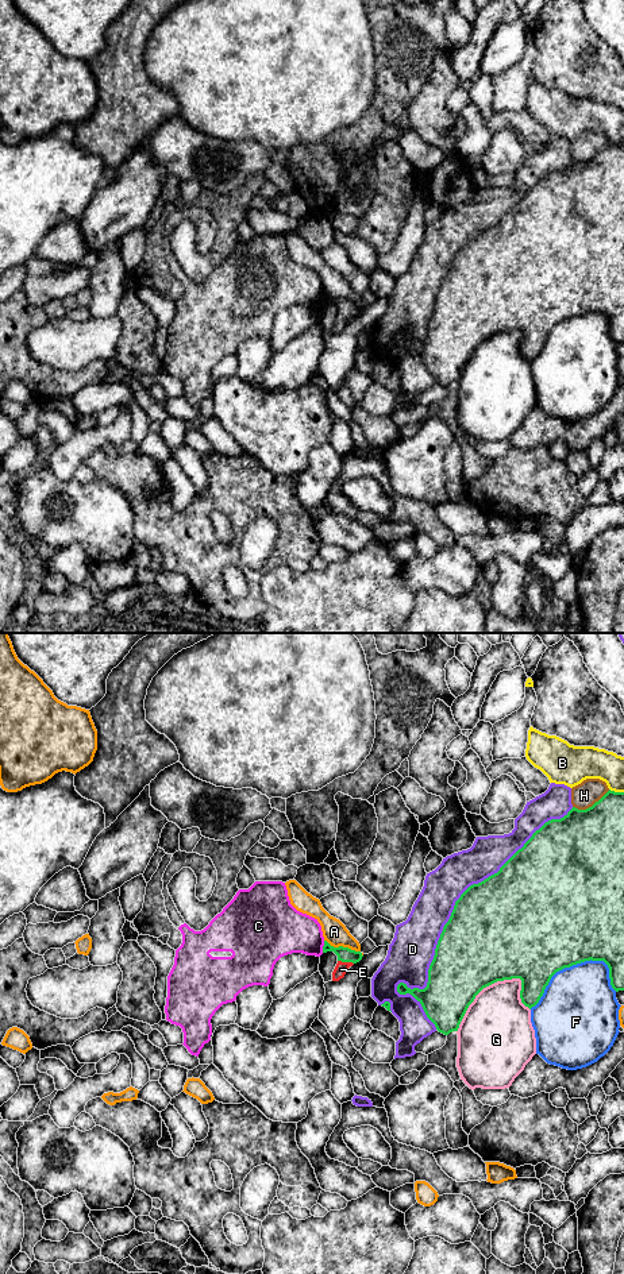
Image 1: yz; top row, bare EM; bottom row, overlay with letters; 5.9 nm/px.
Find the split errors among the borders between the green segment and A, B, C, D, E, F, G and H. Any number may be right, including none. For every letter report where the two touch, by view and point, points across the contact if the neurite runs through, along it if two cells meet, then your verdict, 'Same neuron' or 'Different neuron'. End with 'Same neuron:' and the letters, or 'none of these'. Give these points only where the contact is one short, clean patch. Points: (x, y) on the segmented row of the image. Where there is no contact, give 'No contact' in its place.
A: Touches green at yz (345, 948). Different neuron
B: Touches green at yz (616, 792). Different neuron
C: Touches green at yz (323, 946). Different neuron
D: Touches green at yz (445, 925). Different neuron
E: Touches green at yz (346, 961). Path across: yz (345, 954), (346, 961), (341, 969). Same neuron
F: Touches green at yz (563, 968). Different neuron
G: Touches green at yz (481, 989). Different neuron
H: Touches green at yz (592, 806). Different neuron
Same neuron: E

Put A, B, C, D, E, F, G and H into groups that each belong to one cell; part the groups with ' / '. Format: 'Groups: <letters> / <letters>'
Groups: A / B / C / D / E / F / G / H

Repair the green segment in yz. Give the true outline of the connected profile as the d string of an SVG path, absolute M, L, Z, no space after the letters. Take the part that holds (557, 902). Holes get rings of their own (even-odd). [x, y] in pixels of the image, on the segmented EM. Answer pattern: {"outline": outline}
{"outline": "M610 790L592 807L573 807L563 818L546 822L497 873L470 885L443 927L427 987L411 989L400 982L397 992L412 995L436 1030L448 1035L458 1031L469 1005L484 988L520 978L521 1003L531 1009L556 972L590 960L604 961L612 988L624 991L624 792Z"}

